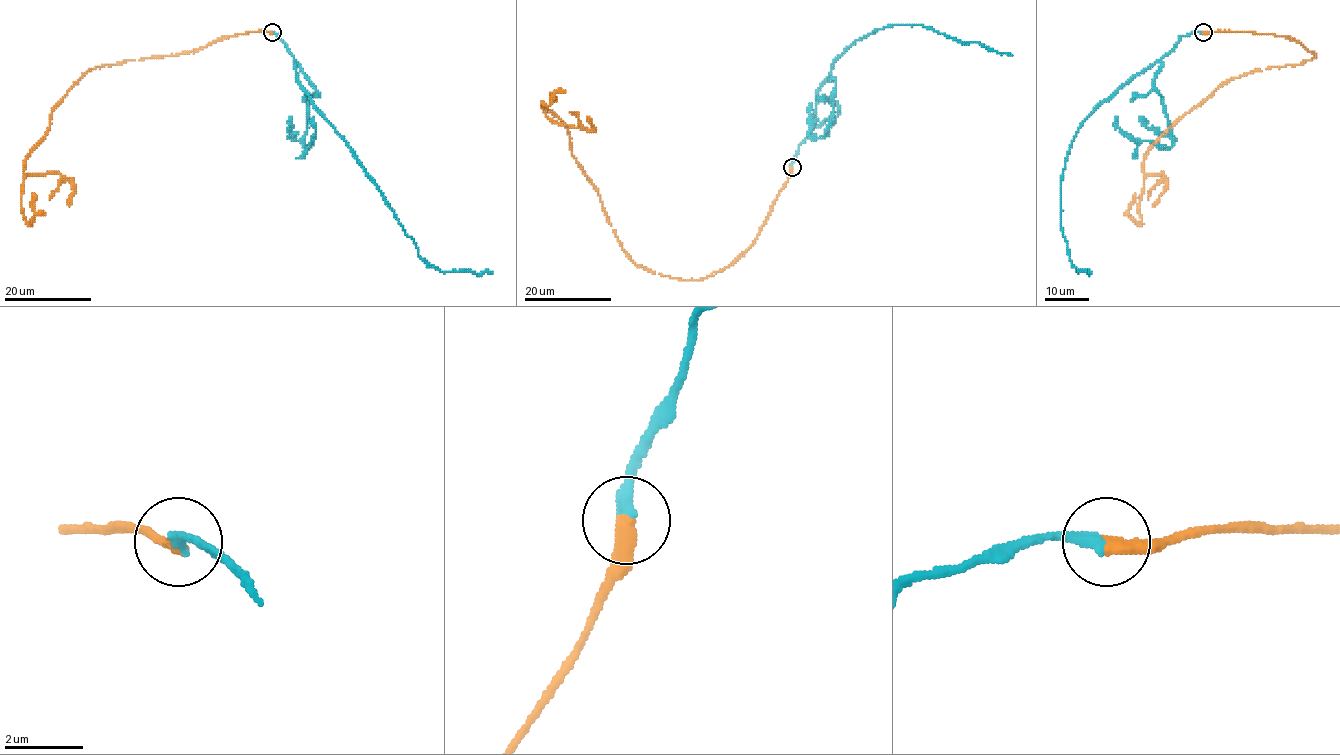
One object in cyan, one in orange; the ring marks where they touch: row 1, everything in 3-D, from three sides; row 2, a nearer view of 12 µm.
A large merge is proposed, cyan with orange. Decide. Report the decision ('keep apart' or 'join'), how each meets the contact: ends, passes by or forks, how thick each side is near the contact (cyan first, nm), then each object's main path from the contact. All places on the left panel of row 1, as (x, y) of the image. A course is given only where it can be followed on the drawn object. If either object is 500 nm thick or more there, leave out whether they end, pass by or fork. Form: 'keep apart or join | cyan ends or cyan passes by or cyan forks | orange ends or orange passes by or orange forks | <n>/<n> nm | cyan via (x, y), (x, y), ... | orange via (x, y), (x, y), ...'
join | cyan ends | orange ends | 320/420 nm | cyan via (271, 32), (292, 54), (296, 80), (312, 104), (376, 185), (419, 255), (441, 272), (493, 273) | orange via (271, 32), (88, 70), (53, 107), (47, 135), (25, 162), (21, 213), (29, 223), (33, 193)

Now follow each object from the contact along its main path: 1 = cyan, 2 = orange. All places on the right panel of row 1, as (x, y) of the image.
1: (1203, 32), (1182, 36), (1078, 129), (1062, 175), (1061, 228), (1069, 258), (1079, 272), (1092, 273)
2: (1203, 32), (1274, 34), (1315, 54), (1300, 64), (1225, 81), (1147, 151), (1141, 223), (1129, 214), (1135, 193)

